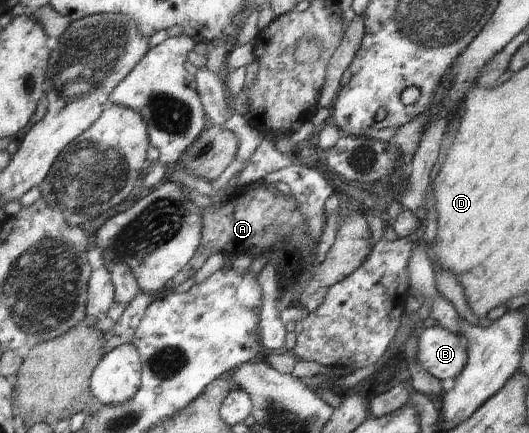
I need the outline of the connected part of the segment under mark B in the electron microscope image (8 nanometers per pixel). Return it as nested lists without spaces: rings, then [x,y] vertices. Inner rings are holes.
[[[435,326],[419,330],[418,361],[439,380],[456,379],[468,365],[469,341],[465,335]]]

